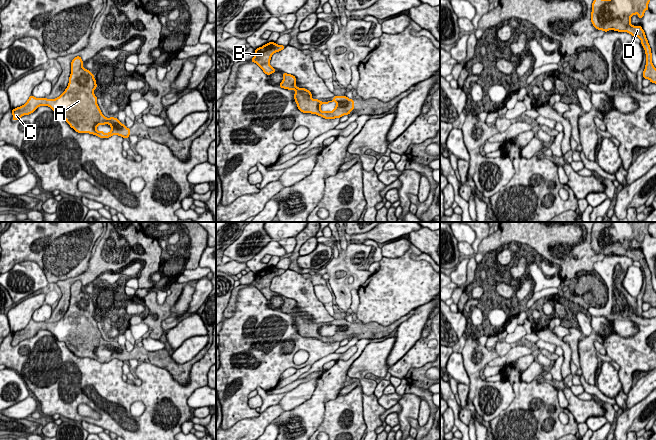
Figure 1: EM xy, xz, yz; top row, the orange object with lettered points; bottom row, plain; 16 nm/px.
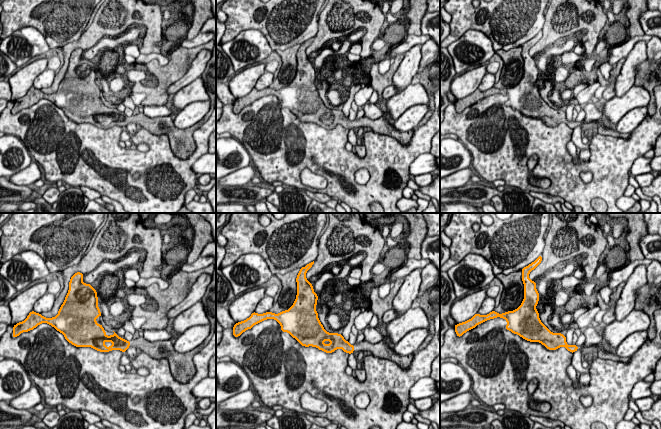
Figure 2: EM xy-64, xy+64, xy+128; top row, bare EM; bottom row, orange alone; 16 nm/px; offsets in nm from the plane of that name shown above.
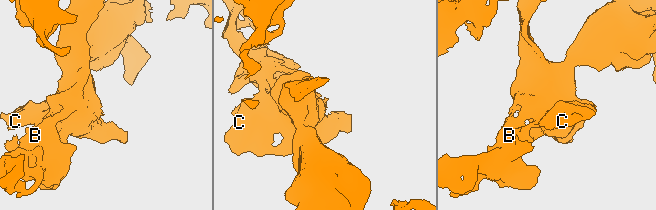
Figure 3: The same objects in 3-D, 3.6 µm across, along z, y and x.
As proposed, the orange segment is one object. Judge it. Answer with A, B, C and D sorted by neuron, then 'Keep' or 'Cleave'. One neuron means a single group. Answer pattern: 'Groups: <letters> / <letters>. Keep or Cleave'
Groups: A B C D. Keep

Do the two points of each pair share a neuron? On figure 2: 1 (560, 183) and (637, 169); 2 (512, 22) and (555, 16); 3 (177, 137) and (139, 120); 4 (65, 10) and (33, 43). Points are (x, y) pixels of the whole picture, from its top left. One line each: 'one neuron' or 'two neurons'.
1: two neurons
2: two neurons
3: one neuron
4: two neurons

